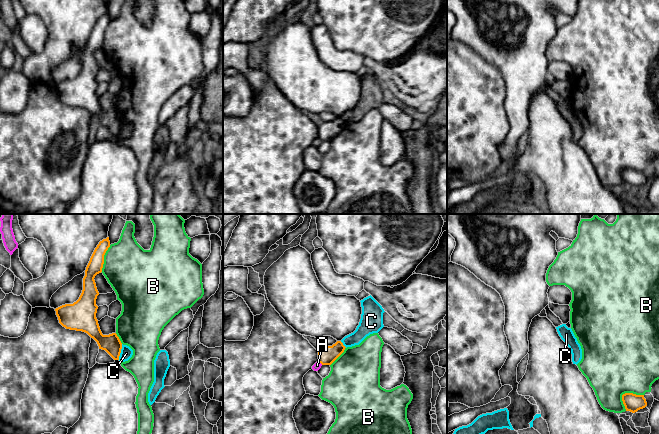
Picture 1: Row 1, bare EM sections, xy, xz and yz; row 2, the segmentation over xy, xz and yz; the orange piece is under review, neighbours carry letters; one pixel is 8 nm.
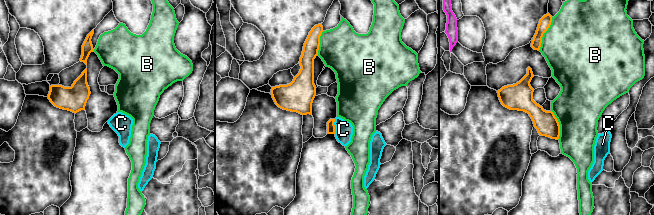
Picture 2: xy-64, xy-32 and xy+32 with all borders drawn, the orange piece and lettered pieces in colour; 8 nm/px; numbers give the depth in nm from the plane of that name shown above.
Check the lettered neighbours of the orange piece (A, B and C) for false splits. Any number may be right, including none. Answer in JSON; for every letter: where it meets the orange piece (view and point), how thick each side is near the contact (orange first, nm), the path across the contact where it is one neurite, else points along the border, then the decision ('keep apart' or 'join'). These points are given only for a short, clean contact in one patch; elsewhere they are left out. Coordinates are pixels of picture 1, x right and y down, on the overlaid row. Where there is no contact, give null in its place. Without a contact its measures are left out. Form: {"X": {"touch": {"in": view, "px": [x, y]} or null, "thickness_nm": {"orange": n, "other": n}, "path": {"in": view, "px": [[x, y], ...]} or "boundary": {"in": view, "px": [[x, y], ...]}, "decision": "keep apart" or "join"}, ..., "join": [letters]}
{"A": {"touch": {"in": "xz", "px": [320, 362]}, "thickness_nm": {"orange": 150, "other": 60}, "decision": "keep apart"}, "B": {"touch": {"in": "yz", "px": [625, 393]}, "thickness_nm": {"orange": 140, "other": 500}, "decision": "keep apart"}, "C": {"touch": {"in": "xy", "px": [120, 352]}, "thickness_nm": {"orange": 150, "other": 100}, "boundary": {"in": "xy", "px": [[122, 344], [118, 359]]}, "decision": "keep apart"}, "join": []}

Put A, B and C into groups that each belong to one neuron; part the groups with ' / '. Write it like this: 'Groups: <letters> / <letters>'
Groups: A / B / C

